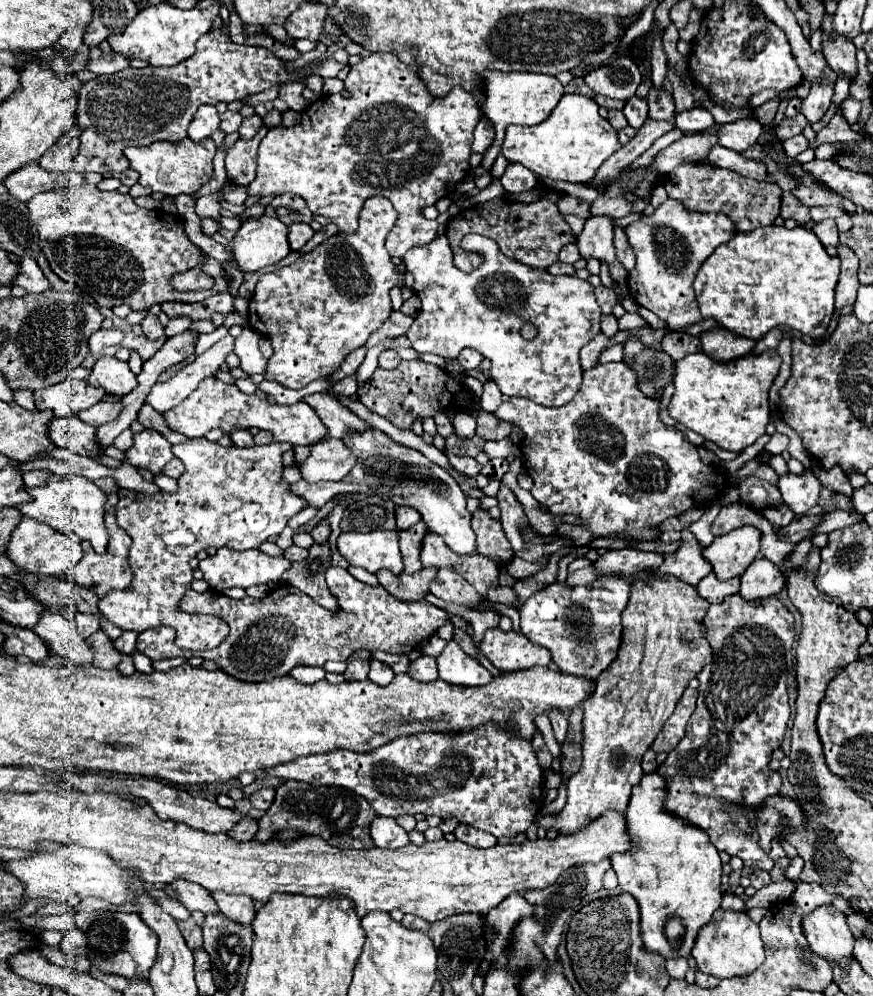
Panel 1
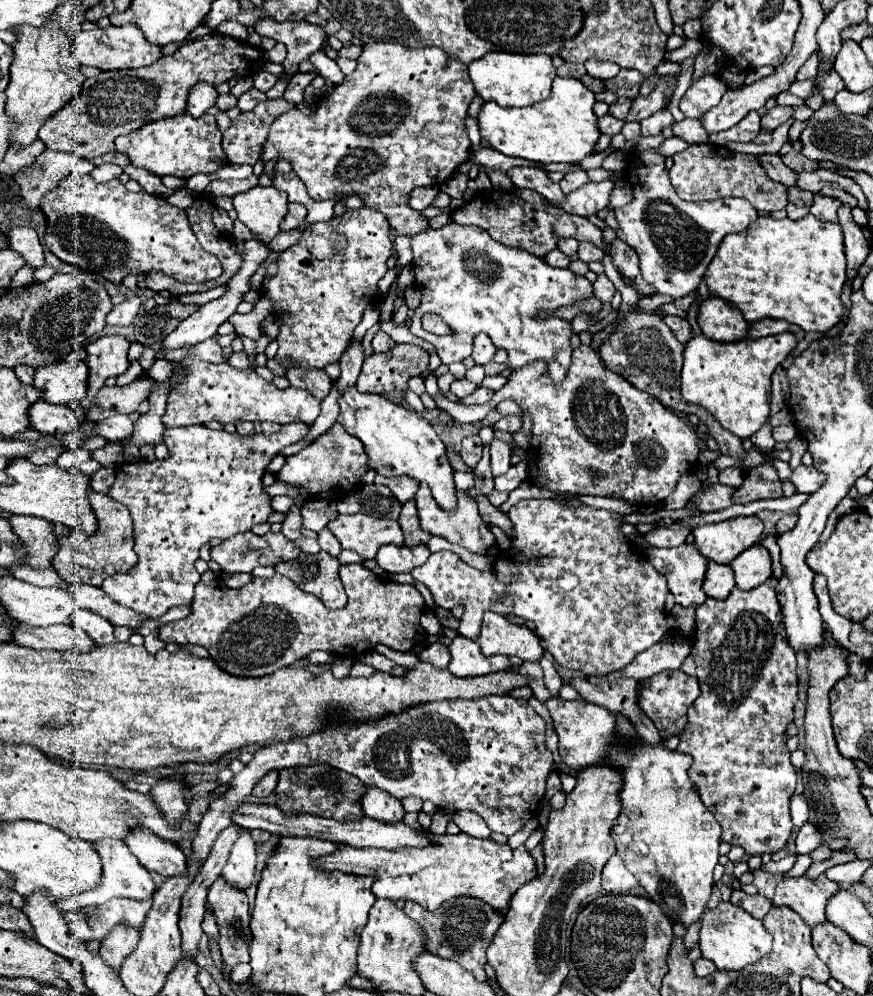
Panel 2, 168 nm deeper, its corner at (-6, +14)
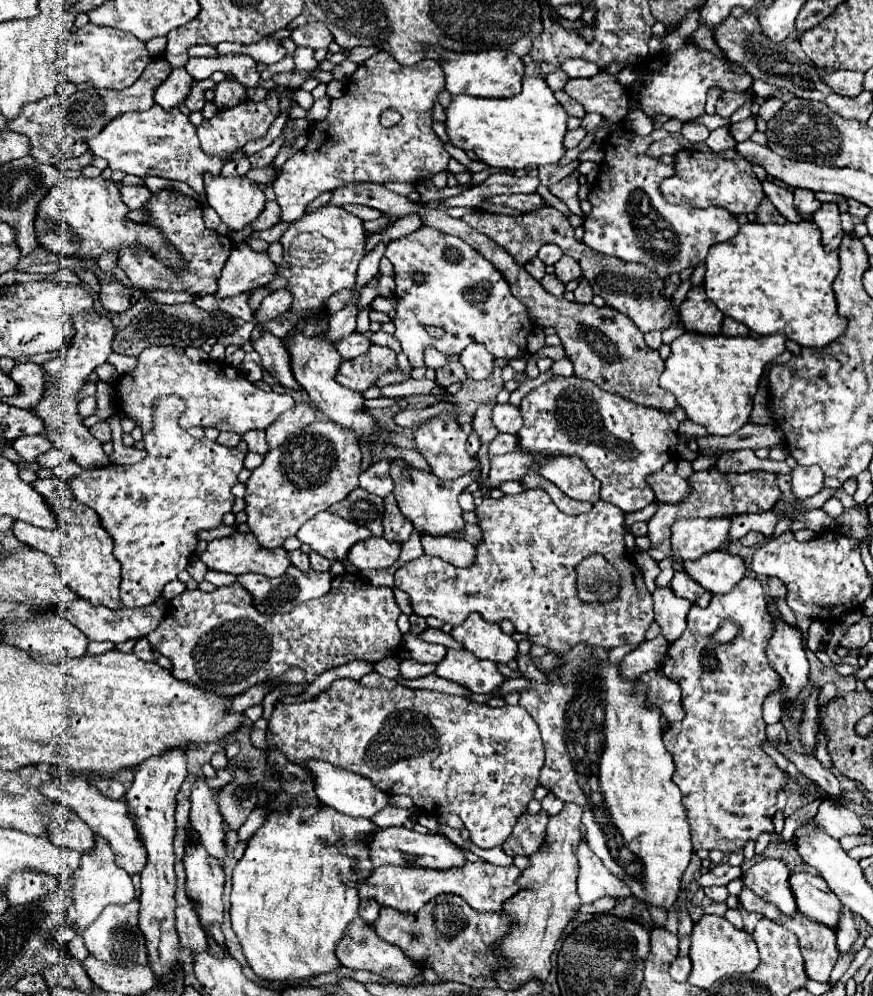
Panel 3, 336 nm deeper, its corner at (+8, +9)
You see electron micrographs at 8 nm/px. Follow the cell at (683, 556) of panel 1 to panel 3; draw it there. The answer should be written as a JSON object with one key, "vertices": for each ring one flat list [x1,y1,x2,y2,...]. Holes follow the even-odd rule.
{"vertices":[[655,587,653,591,655,601,655,621,661,625,661,633,675,641,685,631,685,617,691,609,691,603,673,595,673,589,667,587]]}

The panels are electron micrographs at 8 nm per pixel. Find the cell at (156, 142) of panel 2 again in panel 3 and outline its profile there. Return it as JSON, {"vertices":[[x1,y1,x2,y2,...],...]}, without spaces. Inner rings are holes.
{"vertices":[[153,105,153,109,143,111,143,113,123,113,121,117,117,117,115,121,111,121,103,133,99,133,97,137,89,139,89,149,93,155,107,159,109,167,113,171,123,171,129,175,139,175,139,177,165,177,165,179,177,179,177,181,185,181,199,197,205,197,205,175,213,173,219,175,221,167,225,161,217,161,215,157,205,157,205,153,201,151,199,145,199,137,197,137,197,127,189,121,187,115,183,115,179,109,171,109,165,111,159,105]]}

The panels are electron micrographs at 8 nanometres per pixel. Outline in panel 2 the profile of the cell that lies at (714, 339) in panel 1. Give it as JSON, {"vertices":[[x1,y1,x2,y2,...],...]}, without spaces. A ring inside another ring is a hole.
{"vertices":[[711,296,709,300,705,300,701,304,697,322,699,322,703,336,717,340,717,342,743,340,747,336,747,328,749,328,747,320,739,312,739,308,735,308,735,304,723,300,719,296]]}

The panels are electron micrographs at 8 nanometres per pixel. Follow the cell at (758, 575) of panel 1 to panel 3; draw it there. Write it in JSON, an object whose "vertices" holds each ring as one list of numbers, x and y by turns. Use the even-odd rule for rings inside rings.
{"vertices":[[717,551,701,561,687,561,685,571,711,593,729,593,747,575,745,561,729,551]]}

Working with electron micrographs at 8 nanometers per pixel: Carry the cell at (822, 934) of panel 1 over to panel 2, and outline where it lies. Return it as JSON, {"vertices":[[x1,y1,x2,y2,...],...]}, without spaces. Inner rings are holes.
{"vertices":[[825,874,817,876,815,880,807,876,799,878,783,878,779,880,773,896,775,906,789,906,797,912,807,926,817,926,827,922,825,906,831,894,835,894,839,886,827,880]]}

